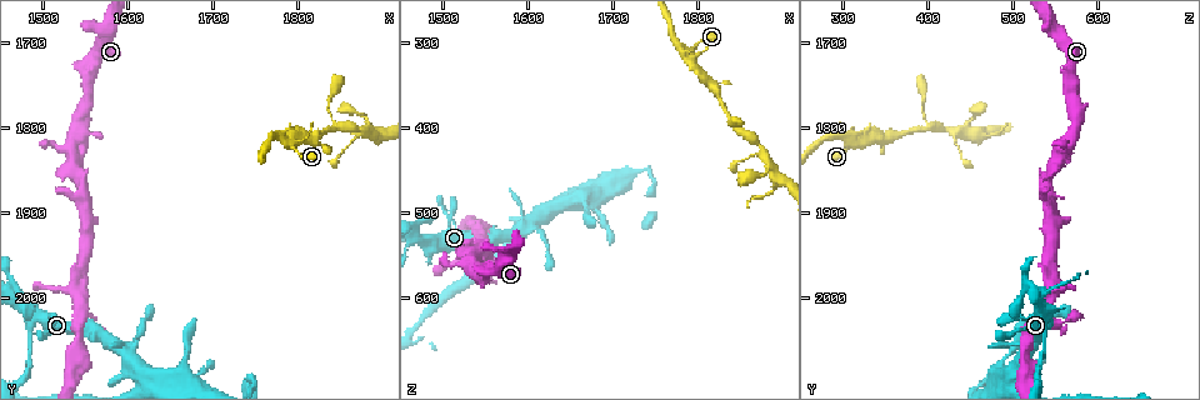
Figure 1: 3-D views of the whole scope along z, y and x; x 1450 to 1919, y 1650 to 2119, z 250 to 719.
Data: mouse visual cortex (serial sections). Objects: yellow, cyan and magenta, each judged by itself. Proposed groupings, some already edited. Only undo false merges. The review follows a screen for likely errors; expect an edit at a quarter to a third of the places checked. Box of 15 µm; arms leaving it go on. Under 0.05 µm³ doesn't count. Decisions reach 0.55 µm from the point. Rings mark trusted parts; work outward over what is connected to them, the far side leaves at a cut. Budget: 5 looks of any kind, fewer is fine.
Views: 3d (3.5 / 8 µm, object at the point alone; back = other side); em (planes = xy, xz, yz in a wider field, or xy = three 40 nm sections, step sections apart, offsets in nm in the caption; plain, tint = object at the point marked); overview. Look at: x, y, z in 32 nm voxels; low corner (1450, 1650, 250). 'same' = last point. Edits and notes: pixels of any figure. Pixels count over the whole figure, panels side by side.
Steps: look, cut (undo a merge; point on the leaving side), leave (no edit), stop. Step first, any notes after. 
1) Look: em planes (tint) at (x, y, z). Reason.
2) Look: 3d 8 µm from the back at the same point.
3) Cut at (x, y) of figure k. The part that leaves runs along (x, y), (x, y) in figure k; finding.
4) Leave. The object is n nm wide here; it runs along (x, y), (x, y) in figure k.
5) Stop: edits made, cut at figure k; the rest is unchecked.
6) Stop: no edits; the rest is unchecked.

Look: 3d 3.5 µm from the back at (1790, 1820, 310). Thin neck.

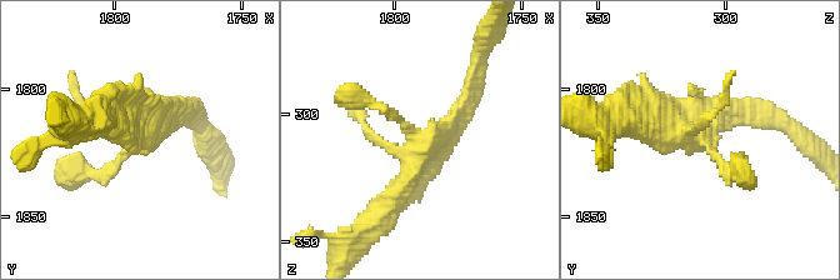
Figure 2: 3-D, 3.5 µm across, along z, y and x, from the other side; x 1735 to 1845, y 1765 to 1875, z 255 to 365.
Look: em xy step 5 (tint) at (1789, 1819, 311).

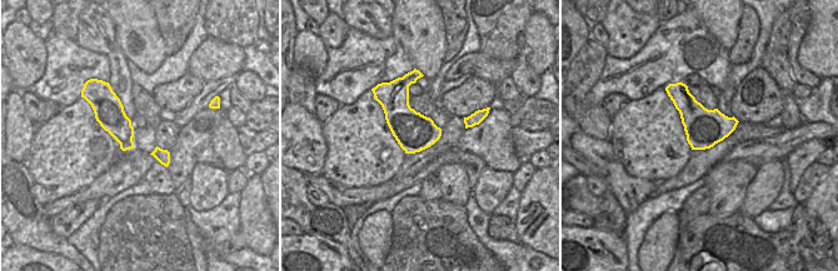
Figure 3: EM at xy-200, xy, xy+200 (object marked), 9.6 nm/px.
Leave. One cell here.

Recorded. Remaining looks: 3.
Look: 3d 3.5 µm at (1840, 1800, 395). Arms part here.

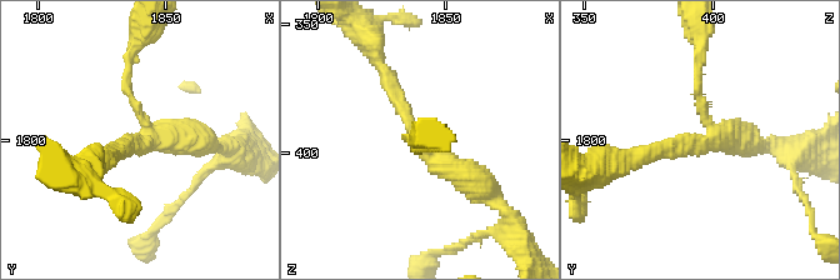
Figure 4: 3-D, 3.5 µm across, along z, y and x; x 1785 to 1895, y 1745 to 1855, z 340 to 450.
Look: em planes (tint) at (1842, 1800, 399). 3 arms meet here; the arms are 100, 200, 400 nm wide.

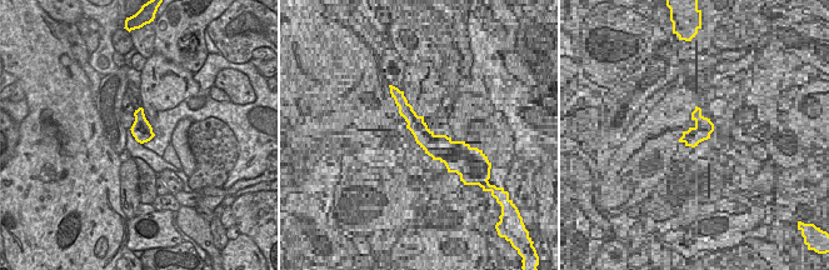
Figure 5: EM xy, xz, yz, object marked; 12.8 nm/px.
Leave. It runs along (386, 80), (429, 154), (490, 199) in figure 4; all the same cell.

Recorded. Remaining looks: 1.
Stop: no edits; the rest is unchecked.

